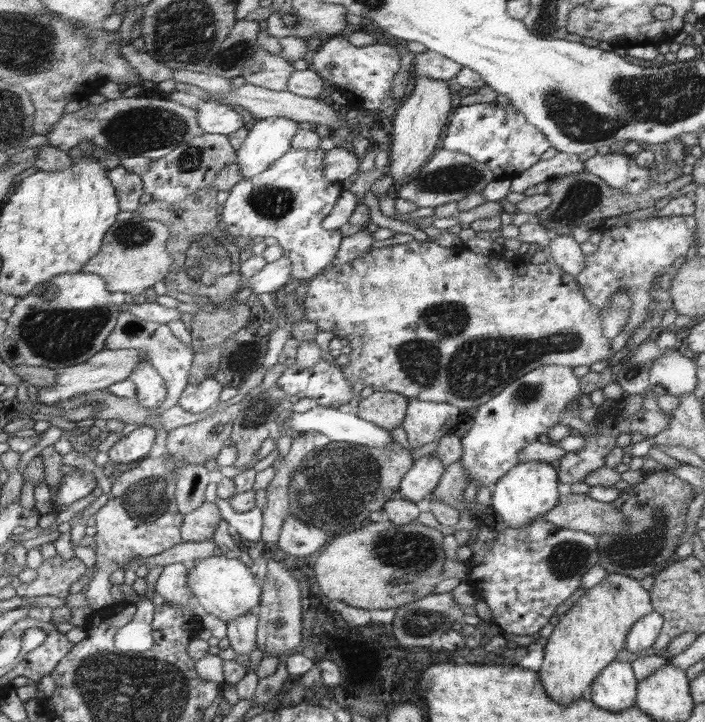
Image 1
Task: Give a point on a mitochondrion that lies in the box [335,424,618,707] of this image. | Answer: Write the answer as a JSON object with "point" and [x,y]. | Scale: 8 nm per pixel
{"point":[413,552]}

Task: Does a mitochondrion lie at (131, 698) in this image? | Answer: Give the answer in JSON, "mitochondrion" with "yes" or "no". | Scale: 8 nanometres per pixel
{"mitochondrion":"yes"}

